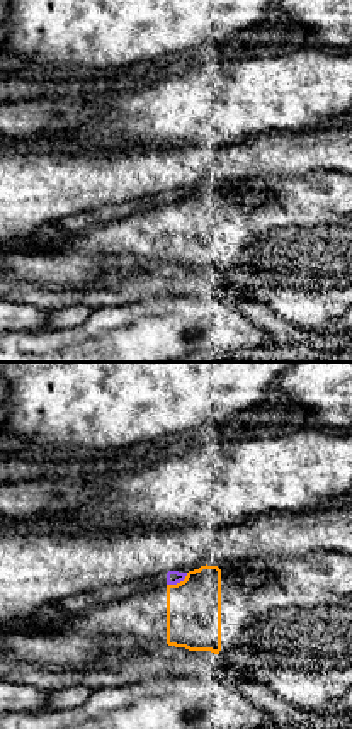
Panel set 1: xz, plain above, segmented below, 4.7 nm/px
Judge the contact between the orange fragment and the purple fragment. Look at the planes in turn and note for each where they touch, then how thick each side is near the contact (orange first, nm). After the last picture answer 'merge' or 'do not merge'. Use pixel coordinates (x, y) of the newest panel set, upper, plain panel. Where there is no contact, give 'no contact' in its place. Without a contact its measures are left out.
meets orange at (177, 203); 260 nm thick on the orange side, 60 nm on the other

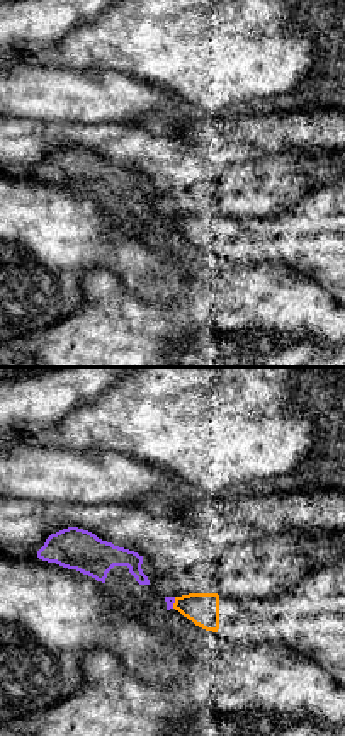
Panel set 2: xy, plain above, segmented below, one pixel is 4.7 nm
meets orange at (175, 221); 160 nm thick on the orange side, 50 nm on the other

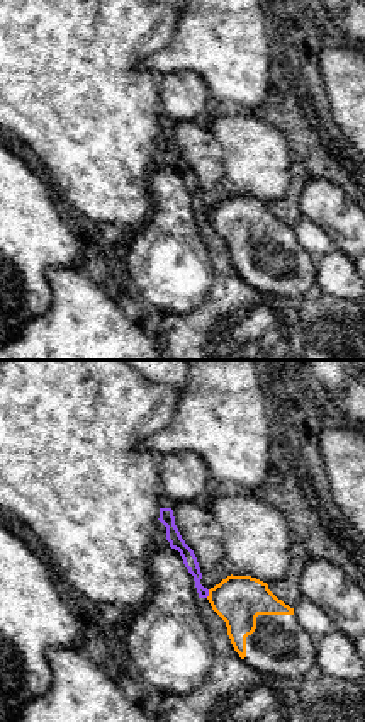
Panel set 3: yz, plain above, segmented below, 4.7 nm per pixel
meets orange at (209, 213); 240 nm thick on the orange side, 70 nm on the other

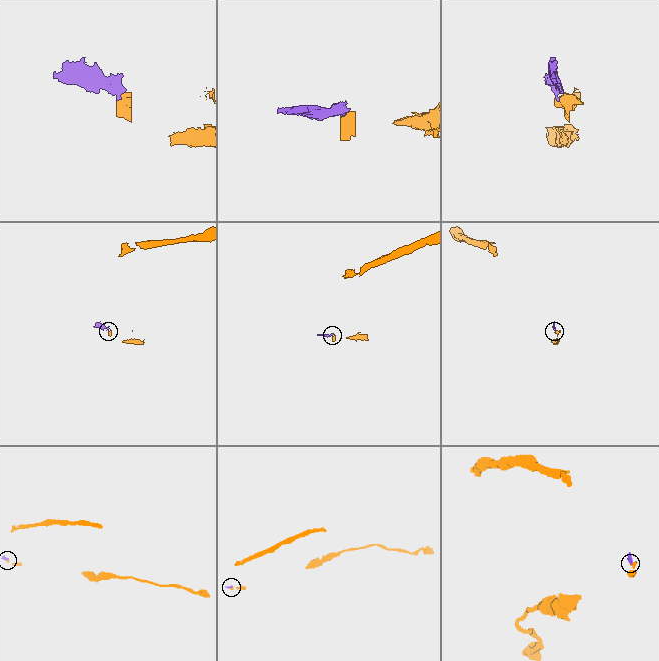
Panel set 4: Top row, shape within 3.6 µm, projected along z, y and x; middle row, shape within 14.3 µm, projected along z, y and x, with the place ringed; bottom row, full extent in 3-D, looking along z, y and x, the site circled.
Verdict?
do not merge

